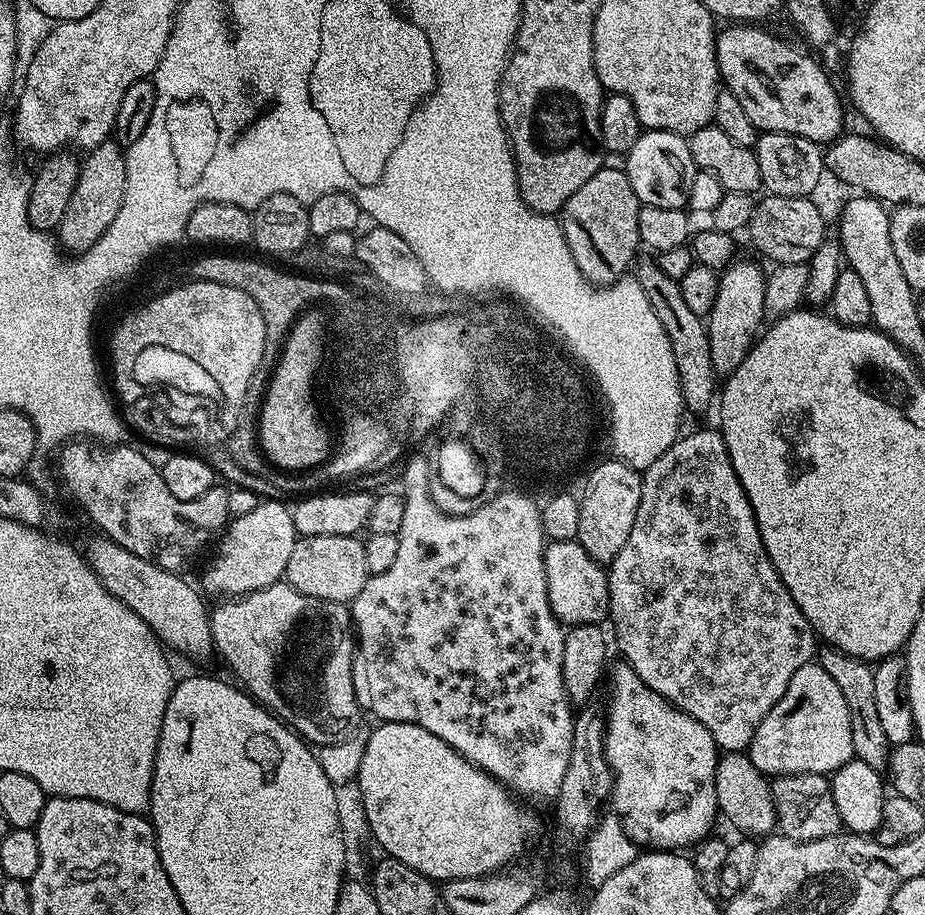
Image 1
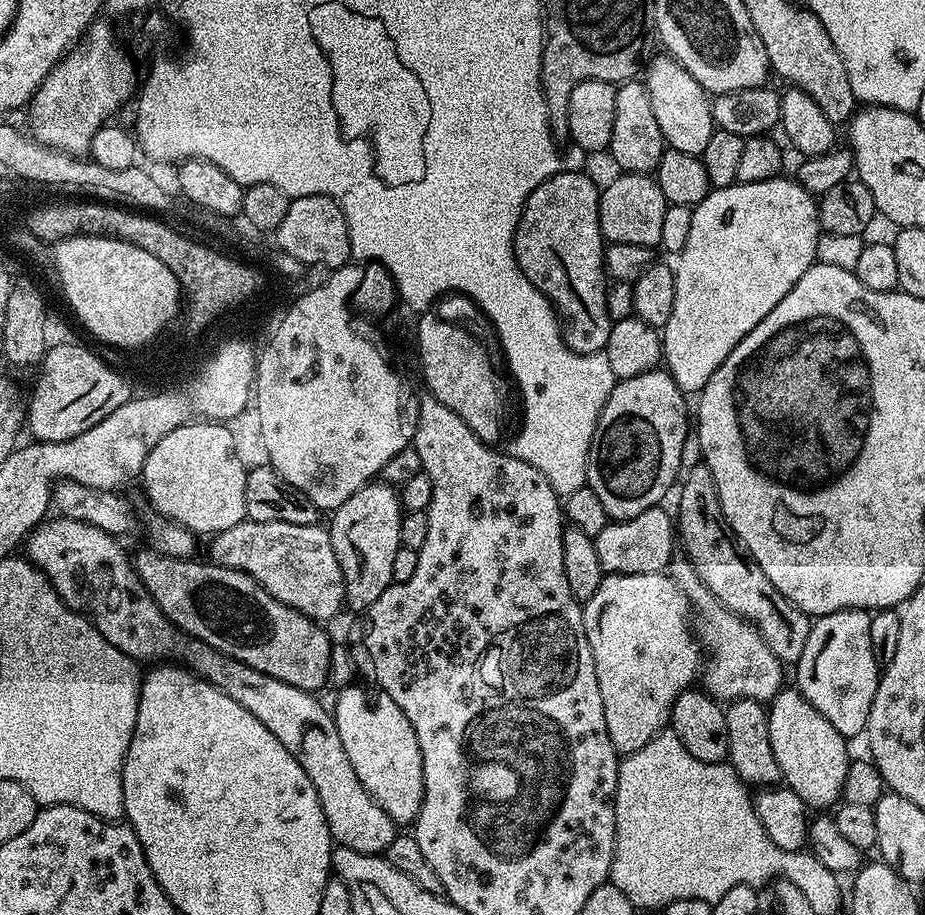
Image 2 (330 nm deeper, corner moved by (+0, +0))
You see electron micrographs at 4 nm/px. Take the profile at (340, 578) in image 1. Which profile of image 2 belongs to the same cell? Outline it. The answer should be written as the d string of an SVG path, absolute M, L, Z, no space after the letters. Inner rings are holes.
M385 482L364 485L331 513L332 525L328 524L326 529L341 567L344 599L347 607L352 607L356 614L378 602L380 595L393 584L394 558L401 548L401 515L400 493Z

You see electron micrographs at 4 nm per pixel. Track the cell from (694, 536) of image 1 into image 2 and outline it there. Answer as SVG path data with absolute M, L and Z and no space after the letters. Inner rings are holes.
M673 559L670 575L681 590L688 595L691 611L694 613L694 635L706 653L702 664L702 688L713 700L759 700L770 702L785 687L785 665L770 651L762 640L762 634L742 616L735 616L728 608L719 604L708 589L696 577L695 570L687 559Z

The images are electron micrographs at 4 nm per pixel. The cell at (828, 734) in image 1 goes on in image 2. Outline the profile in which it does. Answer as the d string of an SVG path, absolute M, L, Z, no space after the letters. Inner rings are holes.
M847 608L819 617L810 630L810 638L806 638L806 650L802 650L800 660L794 666L795 687L799 688L810 706L814 706L814 710L818 710L818 714L822 714L822 718L826 718L826 722L830 722L830 726L834 726L834 730L838 730L838 734L845 738L865 735L870 706L874 706L874 694L880 685L882 664L870 643L871 621L871 615L862 608Z

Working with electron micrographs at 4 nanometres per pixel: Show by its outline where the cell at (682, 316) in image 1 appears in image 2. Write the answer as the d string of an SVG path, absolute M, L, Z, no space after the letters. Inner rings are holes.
M700 463L698 466L687 469L683 473L680 488L680 516L678 512L678 538L688 553L686 559L696 572L696 577L716 601L724 608L728 608L735 616L742 616L748 620L762 634L762 640L774 658L778 658L785 666L795 666L800 660L802 650L806 650L806 638L810 638L814 620L807 612L803 612L798 606L794 606L780 593L778 586L766 578L766 570L758 566L758 562L742 550L738 543L736 533L728 524L728 519L722 514L722 502L718 498L718 486L714 486L714 474L710 474L708 465Z

